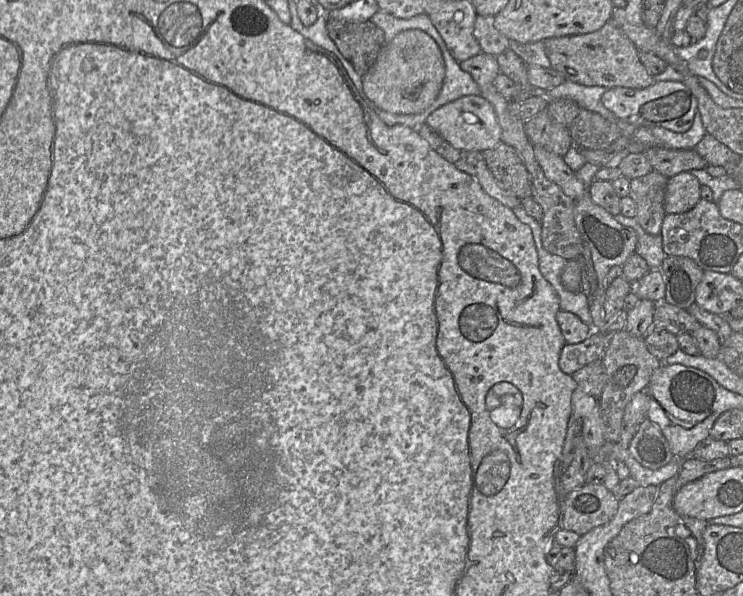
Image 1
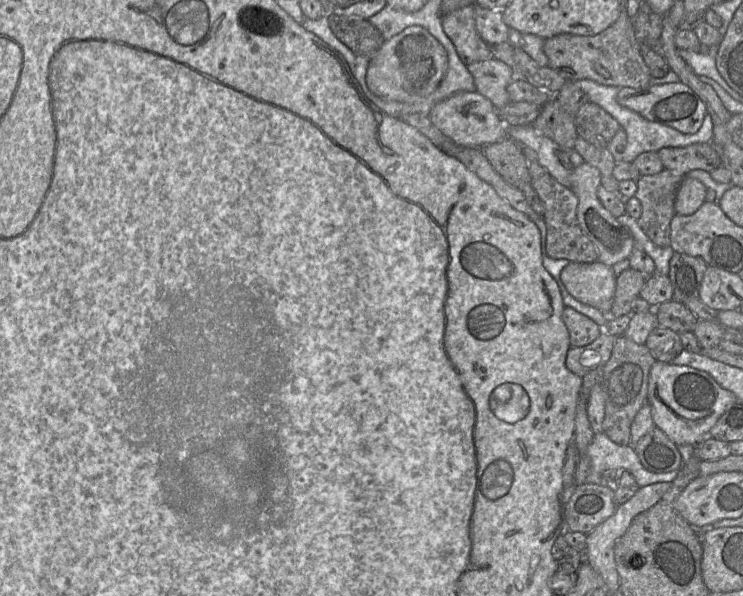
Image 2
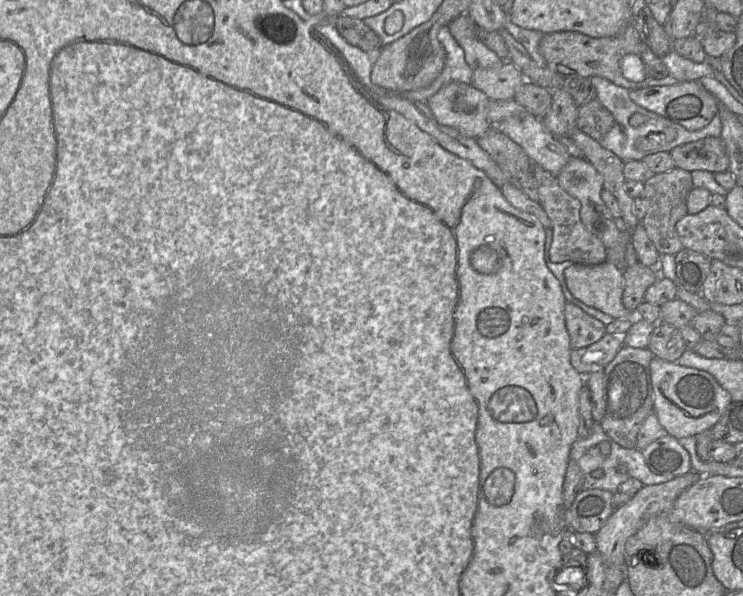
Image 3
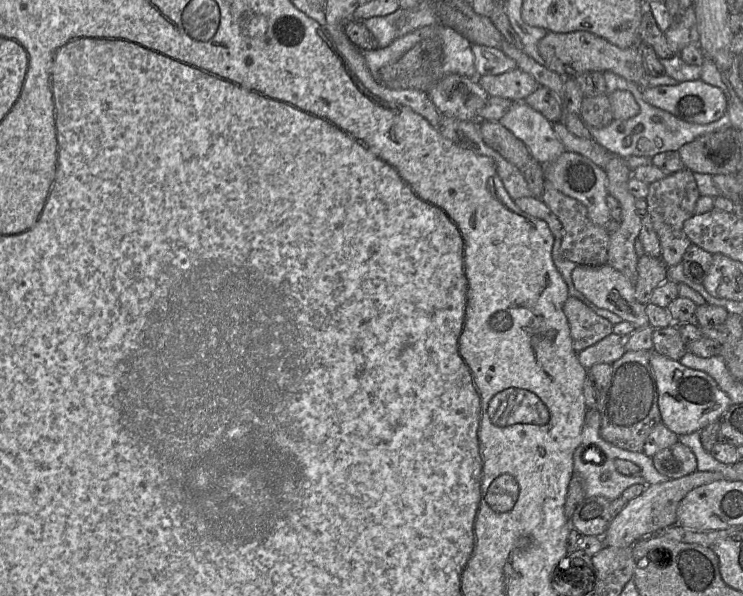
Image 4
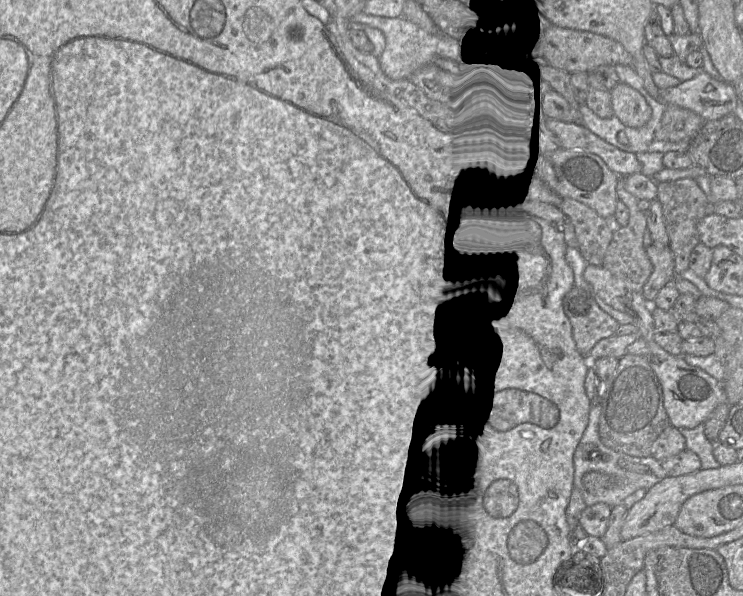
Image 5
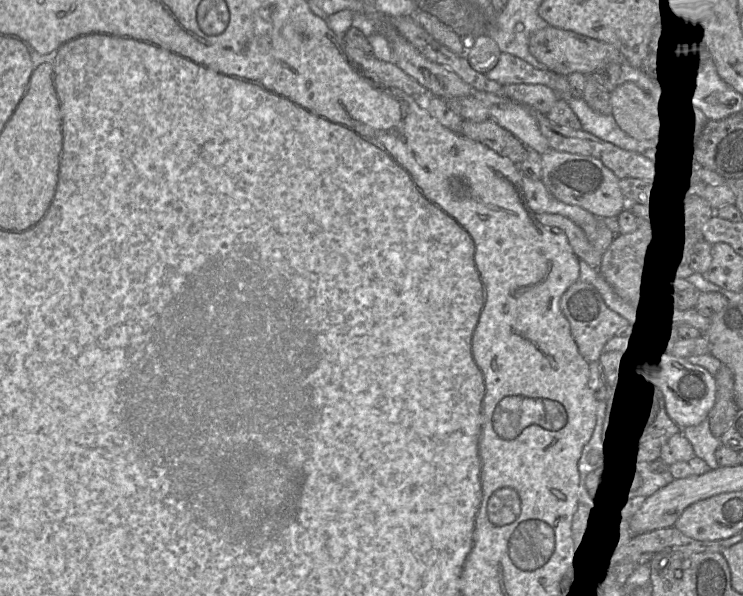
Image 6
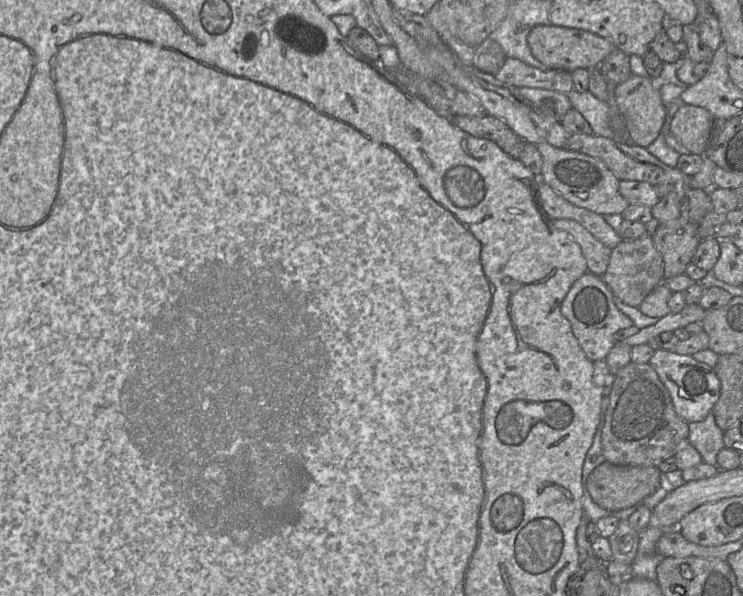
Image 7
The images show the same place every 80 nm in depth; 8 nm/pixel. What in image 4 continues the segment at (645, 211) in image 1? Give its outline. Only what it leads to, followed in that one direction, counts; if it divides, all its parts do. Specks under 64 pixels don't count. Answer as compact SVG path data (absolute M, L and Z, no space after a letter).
M688 169L670 173L665 178L649 184L649 191L645 198L647 214L649 214L658 235L661 259L667 267L679 264L686 249L691 245L683 230L683 225L686 220L695 215L695 205L700 196L694 172Z

